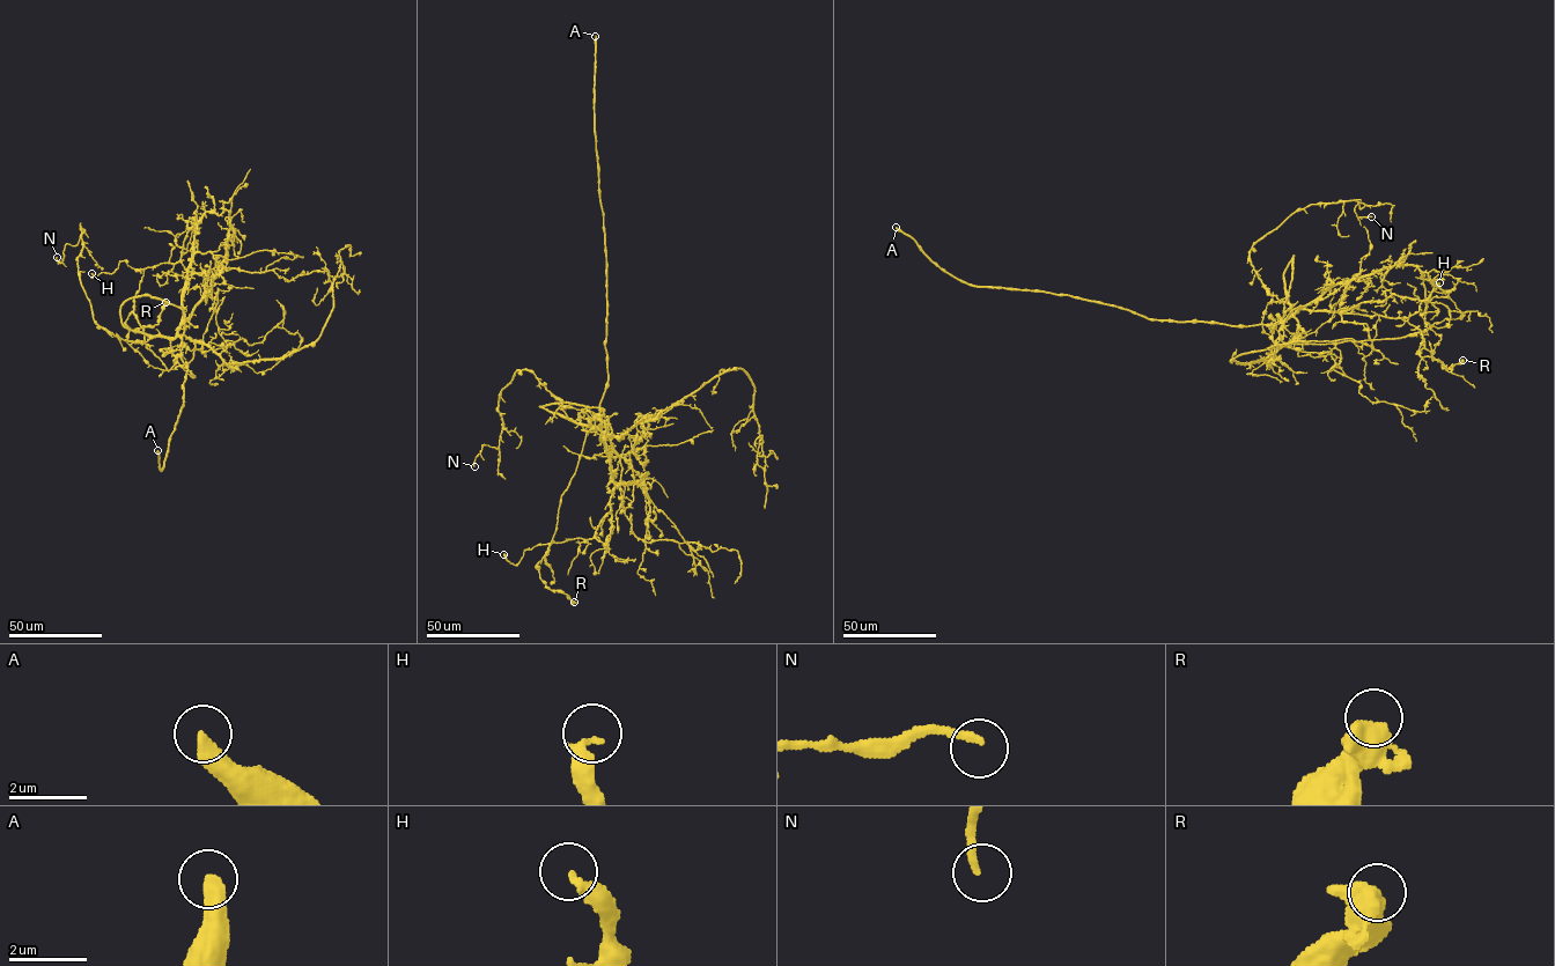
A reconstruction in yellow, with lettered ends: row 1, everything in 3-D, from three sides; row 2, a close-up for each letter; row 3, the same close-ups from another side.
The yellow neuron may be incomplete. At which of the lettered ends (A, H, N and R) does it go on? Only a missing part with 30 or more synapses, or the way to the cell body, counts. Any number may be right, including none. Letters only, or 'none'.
A

